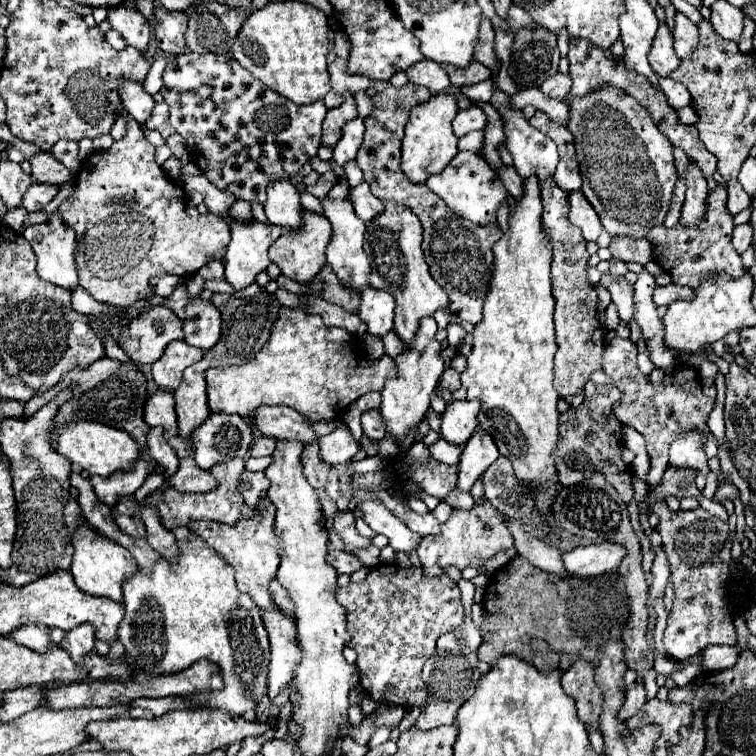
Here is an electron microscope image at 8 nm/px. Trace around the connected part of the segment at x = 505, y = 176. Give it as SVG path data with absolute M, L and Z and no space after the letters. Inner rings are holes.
M501 166L495 170L499 180L503 182L503 186L509 190L509 194L513 194L513 198L521 198L523 196L523 180L517 174L517 170L513 166Z

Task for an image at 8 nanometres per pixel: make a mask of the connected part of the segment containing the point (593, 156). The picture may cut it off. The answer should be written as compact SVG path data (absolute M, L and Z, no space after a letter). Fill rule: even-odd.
M601 86L581 98L573 98L569 104L569 132L575 138L577 162L583 176L583 194L595 208L605 230L615 234L627 234L633 238L643 238L645 230L663 224L673 196L677 170L673 162L671 142L659 132L649 110L637 104L635 98L613 86Z

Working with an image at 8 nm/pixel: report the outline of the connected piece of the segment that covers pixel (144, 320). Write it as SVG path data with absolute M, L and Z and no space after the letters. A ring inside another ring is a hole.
M153 306L131 318L121 330L119 346L139 364L153 364L161 358L165 346L183 338L181 320L167 306Z

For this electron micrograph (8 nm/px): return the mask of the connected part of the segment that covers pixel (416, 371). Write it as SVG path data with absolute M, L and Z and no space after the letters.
M433 316L421 318L421 326L415 334L415 338L405 346L405 350L395 358L397 376L387 380L381 390L381 414L385 418L385 424L389 426L389 434L395 434L397 440L405 438L405 434L423 420L425 412L429 410L429 396L437 386L439 376L445 370L445 364L441 362L441 344L435 340L437 322Z

